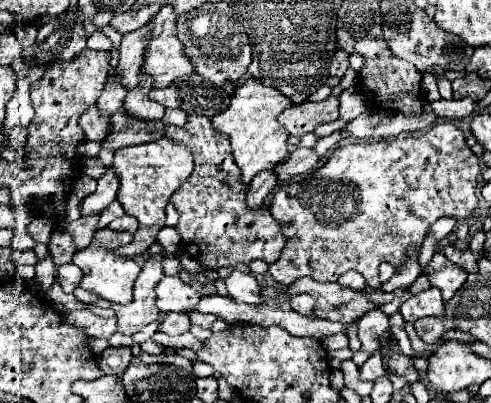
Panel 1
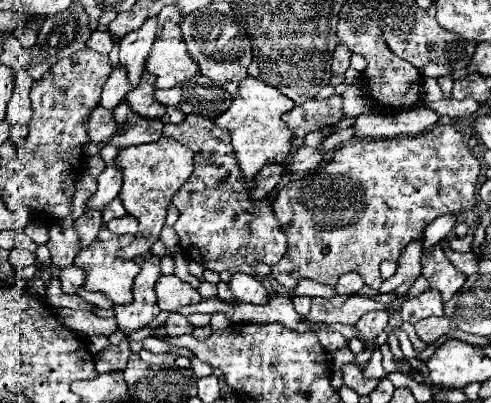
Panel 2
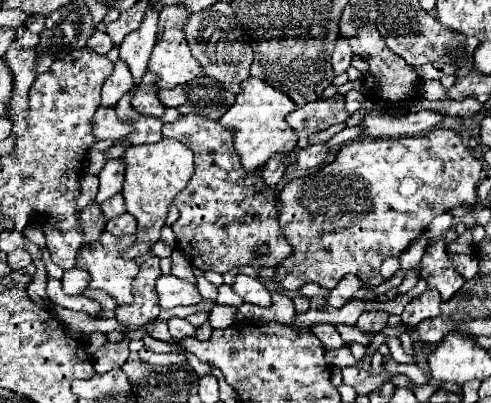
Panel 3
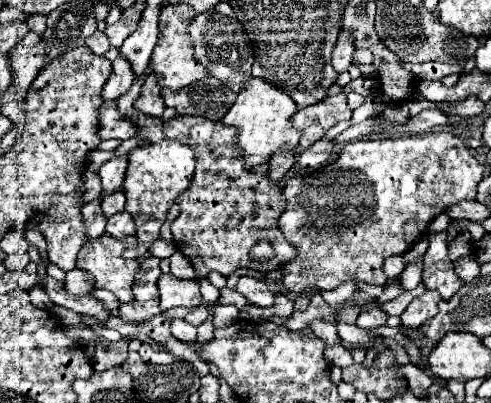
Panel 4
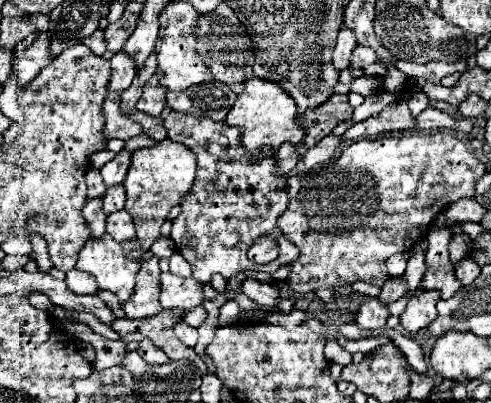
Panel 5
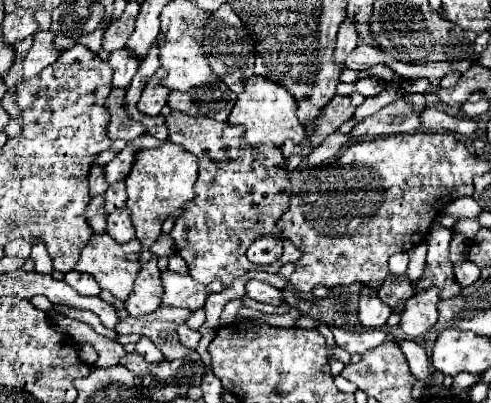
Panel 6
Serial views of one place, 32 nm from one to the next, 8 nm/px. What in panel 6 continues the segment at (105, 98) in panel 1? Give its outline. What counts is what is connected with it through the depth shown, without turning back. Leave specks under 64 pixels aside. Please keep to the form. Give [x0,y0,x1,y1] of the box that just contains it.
[108,50,140,88]

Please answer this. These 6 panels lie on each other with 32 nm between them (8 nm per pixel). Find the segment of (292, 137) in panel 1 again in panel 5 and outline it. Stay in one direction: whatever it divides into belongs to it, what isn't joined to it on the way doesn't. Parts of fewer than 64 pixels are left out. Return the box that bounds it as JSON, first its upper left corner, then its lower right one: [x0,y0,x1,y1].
[296,94,352,148]

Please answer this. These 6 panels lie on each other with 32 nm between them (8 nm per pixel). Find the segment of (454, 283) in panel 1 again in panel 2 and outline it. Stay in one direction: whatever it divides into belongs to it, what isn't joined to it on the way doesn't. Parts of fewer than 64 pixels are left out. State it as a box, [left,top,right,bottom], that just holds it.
[422,244,466,302]

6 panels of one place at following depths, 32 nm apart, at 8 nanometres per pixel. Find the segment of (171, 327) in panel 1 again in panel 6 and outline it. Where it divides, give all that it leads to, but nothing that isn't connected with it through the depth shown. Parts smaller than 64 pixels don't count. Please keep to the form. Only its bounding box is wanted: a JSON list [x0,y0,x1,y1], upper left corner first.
[178,324,200,350]

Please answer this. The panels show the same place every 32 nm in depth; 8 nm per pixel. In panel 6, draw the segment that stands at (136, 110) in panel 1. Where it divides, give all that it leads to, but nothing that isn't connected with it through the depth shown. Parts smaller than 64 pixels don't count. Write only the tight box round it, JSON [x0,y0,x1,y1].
[138,69,168,116]

